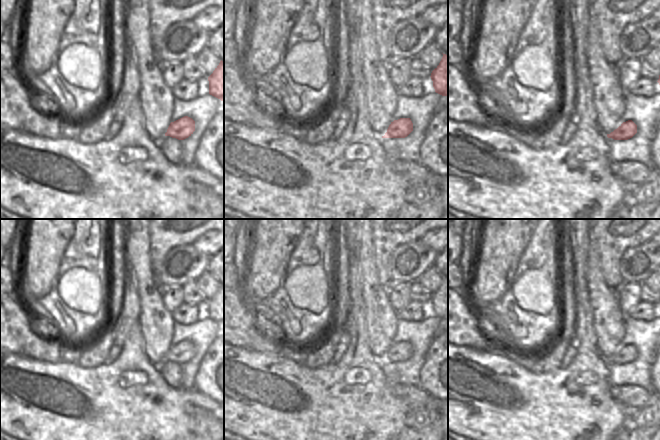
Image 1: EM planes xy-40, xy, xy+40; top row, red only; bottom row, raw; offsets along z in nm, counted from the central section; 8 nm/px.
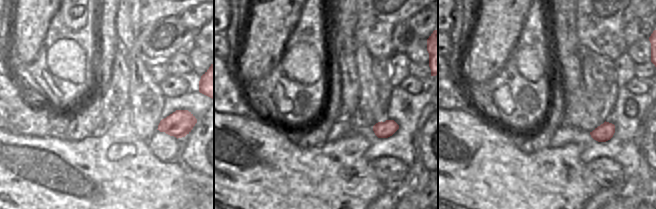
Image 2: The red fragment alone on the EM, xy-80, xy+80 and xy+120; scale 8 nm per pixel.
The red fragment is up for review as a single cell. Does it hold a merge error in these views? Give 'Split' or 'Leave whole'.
Split

